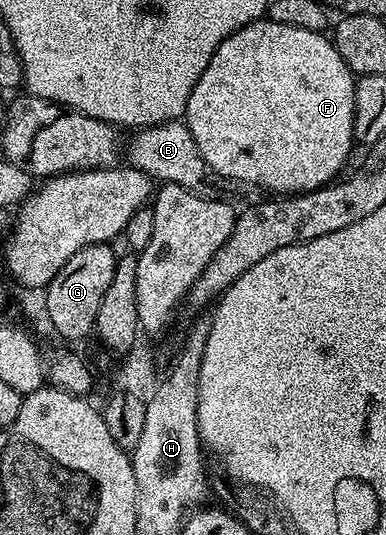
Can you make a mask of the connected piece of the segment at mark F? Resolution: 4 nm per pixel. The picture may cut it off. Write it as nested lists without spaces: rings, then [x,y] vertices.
[[[266,18],[255,20],[217,46],[209,58],[209,66],[205,66],[205,74],[197,78],[197,86],[189,94],[185,123],[193,134],[193,142],[197,142],[197,150],[201,150],[201,158],[217,174],[240,185],[264,188],[267,194],[312,192],[340,175],[338,172],[351,156],[351,148],[356,147],[353,134],[356,79],[336,50],[334,39],[324,33],[281,26],[281,22]]]

